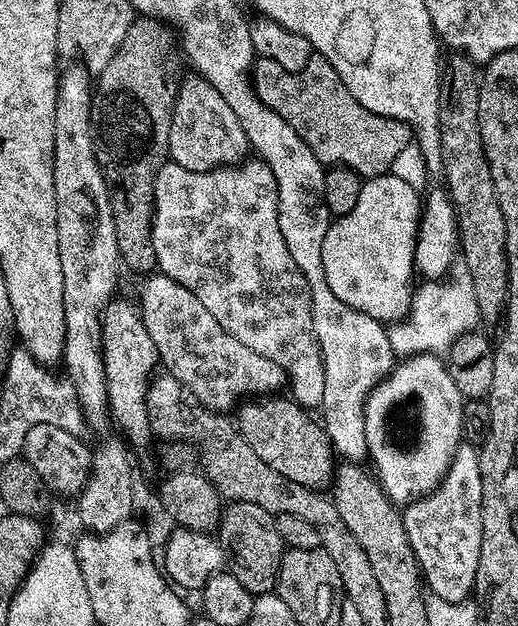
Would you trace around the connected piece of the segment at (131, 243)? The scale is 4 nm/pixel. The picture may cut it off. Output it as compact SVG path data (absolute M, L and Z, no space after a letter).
M140 16L133 20L126 38L118 46L116 53L106 62L104 69L94 80L94 99L92 102L92 127L96 141L96 160L104 172L112 199L112 217L114 234L118 242L120 259L125 269L133 268L136 272L152 274L157 271L154 238L152 237L152 195L156 171L169 163L168 139L172 125L172 105L178 91L168 77L168 59L172 56L174 32L163 20L150 16Z

